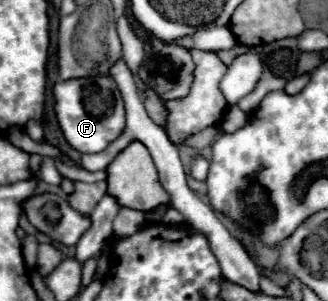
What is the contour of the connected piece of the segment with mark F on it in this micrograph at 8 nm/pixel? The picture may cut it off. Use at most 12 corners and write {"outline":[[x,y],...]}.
{"outline":[[112,77],[54,85],[66,141],[98,153],[124,131]]}

